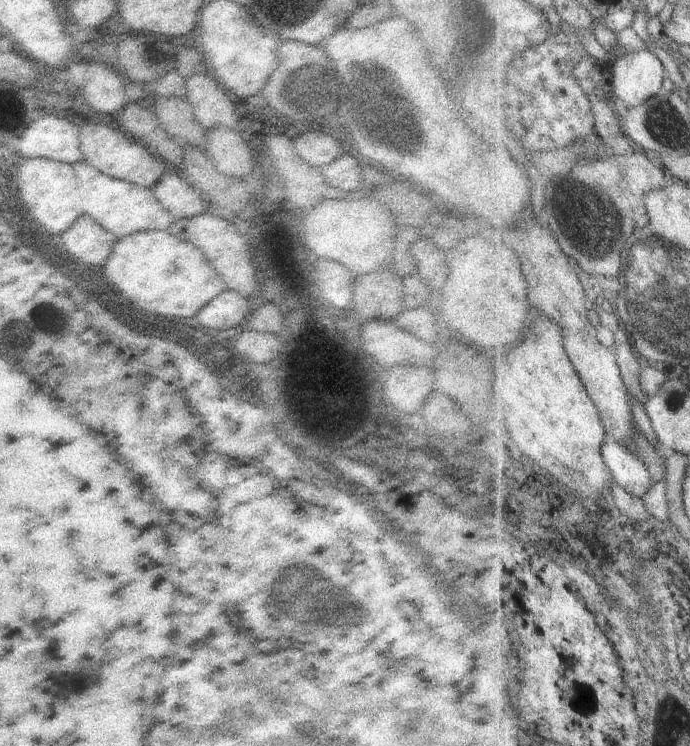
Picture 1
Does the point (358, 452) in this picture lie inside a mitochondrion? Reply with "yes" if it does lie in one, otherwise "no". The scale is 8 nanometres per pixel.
yes

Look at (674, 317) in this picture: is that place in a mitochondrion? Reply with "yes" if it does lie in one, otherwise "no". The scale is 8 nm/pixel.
yes

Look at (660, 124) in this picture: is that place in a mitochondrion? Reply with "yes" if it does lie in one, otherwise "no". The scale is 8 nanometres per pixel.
yes

